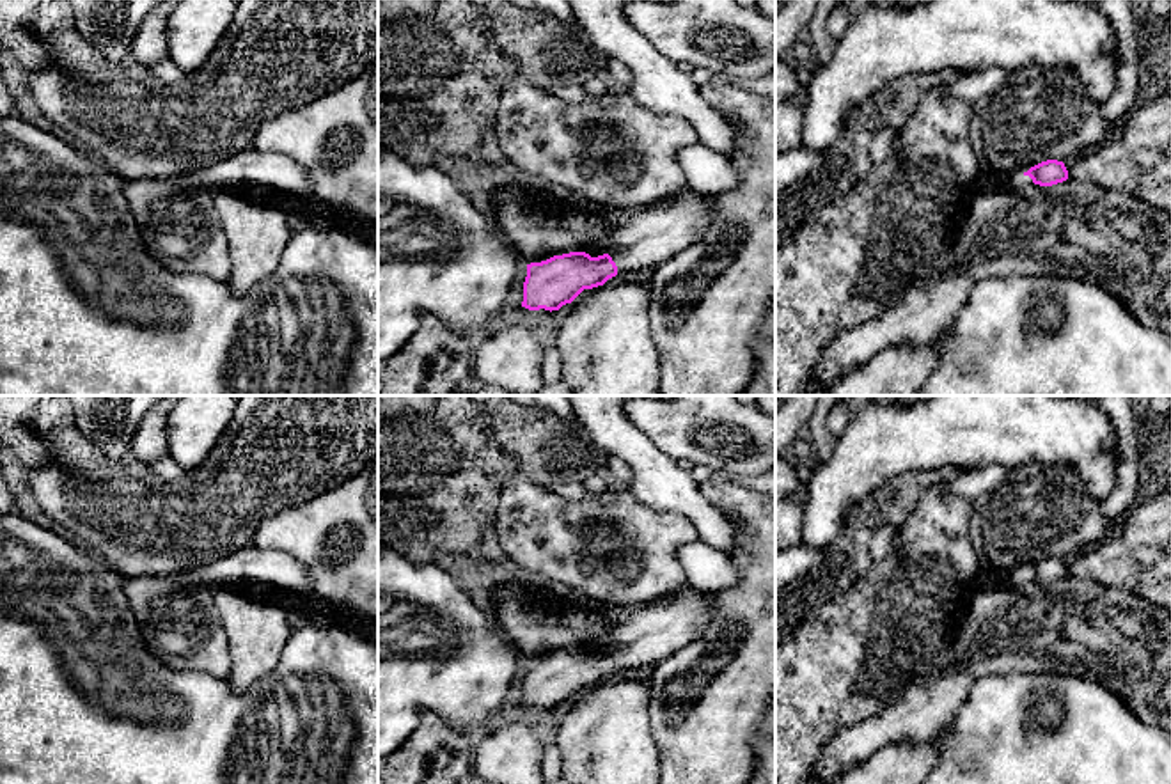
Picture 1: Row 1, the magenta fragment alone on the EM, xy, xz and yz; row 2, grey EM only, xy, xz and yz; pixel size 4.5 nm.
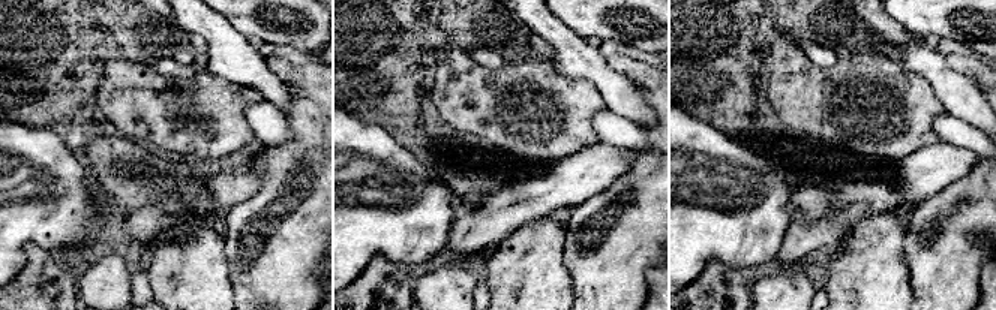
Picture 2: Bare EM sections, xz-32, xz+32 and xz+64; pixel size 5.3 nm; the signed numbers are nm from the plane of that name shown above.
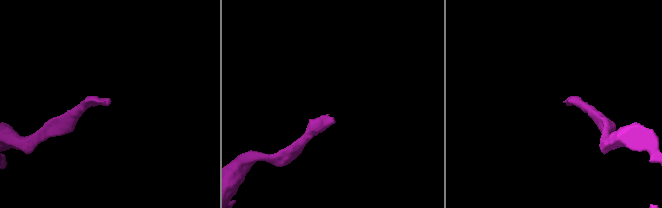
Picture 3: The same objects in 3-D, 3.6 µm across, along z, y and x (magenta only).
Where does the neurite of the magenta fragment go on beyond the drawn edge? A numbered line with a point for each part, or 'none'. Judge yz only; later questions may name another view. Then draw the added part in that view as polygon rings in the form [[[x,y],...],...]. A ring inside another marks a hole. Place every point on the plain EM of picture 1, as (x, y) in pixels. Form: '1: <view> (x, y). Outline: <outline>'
1: yz (1017, 577). Outline: [[[1024,564],[1017,569],[1013,569],[1006,578],[1008,578],[1008,584],[1013,584],[1013,585],[1020,585],[1020,584],[1026,584],[1026,582],[1031,582],[1033,576],[1026,571],[1031,564]]]

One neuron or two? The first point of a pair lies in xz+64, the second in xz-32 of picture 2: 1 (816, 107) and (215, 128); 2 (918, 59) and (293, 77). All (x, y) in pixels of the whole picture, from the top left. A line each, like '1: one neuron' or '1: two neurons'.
1: one neuron
2: two neurons

